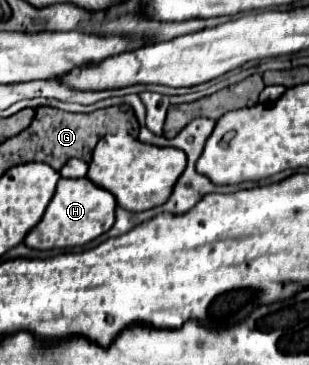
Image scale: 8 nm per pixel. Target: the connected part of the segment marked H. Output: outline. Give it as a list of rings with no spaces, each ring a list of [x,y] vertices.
[[[61,178],[55,190],[55,196],[51,198],[41,222],[25,236],[25,244],[35,250],[83,246],[111,230],[115,222],[115,208],[117,208],[117,202],[113,194],[93,184],[89,178],[77,178],[77,180]]]

